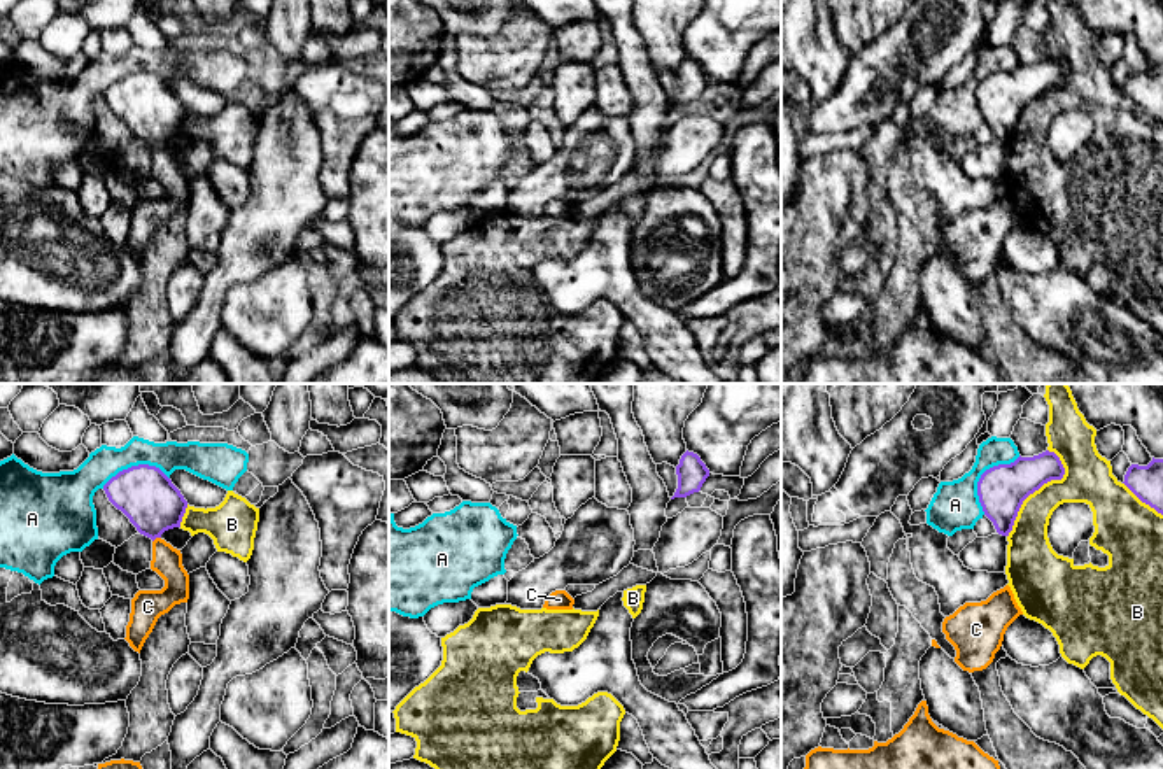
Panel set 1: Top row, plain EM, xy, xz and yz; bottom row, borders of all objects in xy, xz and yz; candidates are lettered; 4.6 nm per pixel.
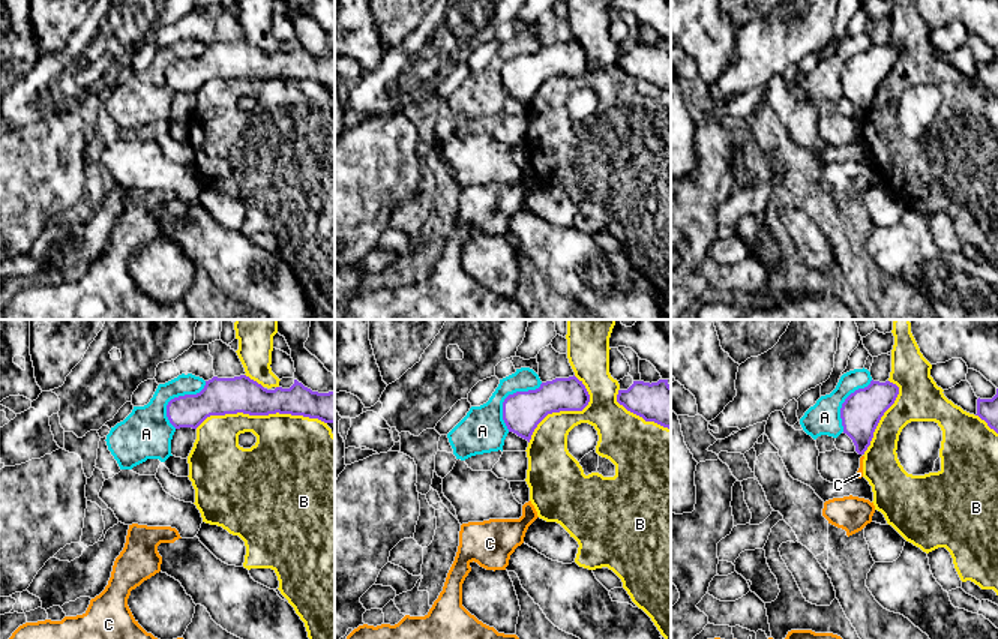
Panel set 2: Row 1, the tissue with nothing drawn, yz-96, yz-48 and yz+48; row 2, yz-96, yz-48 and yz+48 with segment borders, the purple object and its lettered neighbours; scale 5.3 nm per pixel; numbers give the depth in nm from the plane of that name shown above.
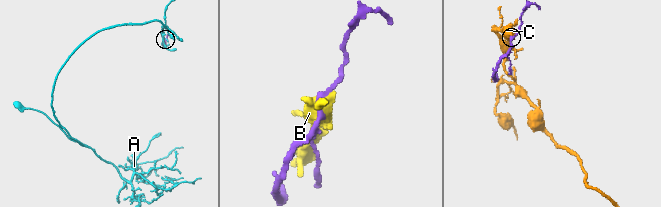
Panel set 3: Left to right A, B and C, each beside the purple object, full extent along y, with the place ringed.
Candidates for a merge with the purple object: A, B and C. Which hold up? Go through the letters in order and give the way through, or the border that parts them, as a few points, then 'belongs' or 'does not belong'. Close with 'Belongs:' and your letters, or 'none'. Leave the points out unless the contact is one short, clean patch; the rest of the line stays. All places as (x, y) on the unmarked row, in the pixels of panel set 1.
A: does not belong
B: does not belong
C: border xy (160, 144), (153, 149); does not belong
Belongs: none

